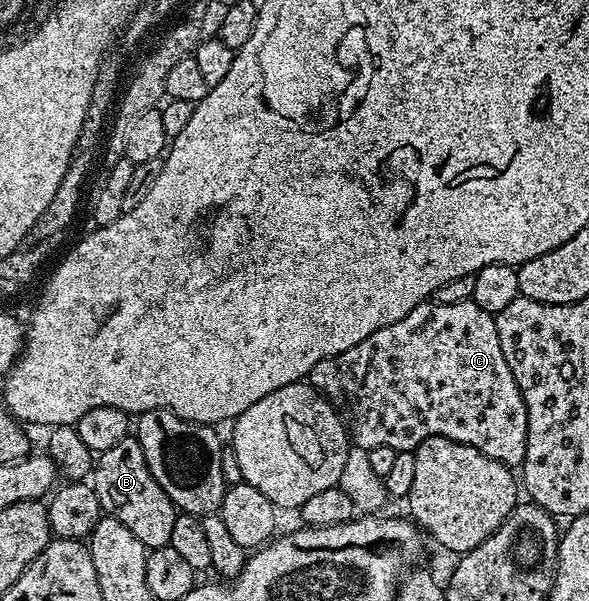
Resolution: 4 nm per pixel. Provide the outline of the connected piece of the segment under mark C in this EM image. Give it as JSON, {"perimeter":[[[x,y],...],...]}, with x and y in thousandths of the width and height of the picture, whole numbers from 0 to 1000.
{"perimeter":[[[798,498],[784,504],[720,501],[696,524],[635,551],[594,584],[542,601],[523,619],[520,634],[562,671],[606,747],[669,744],[703,750],[723,730],[756,727],[805,744],[854,774],[888,775],[896,715],[893,671],[859,591],[852,591],[840,526],[818,517]]]}

